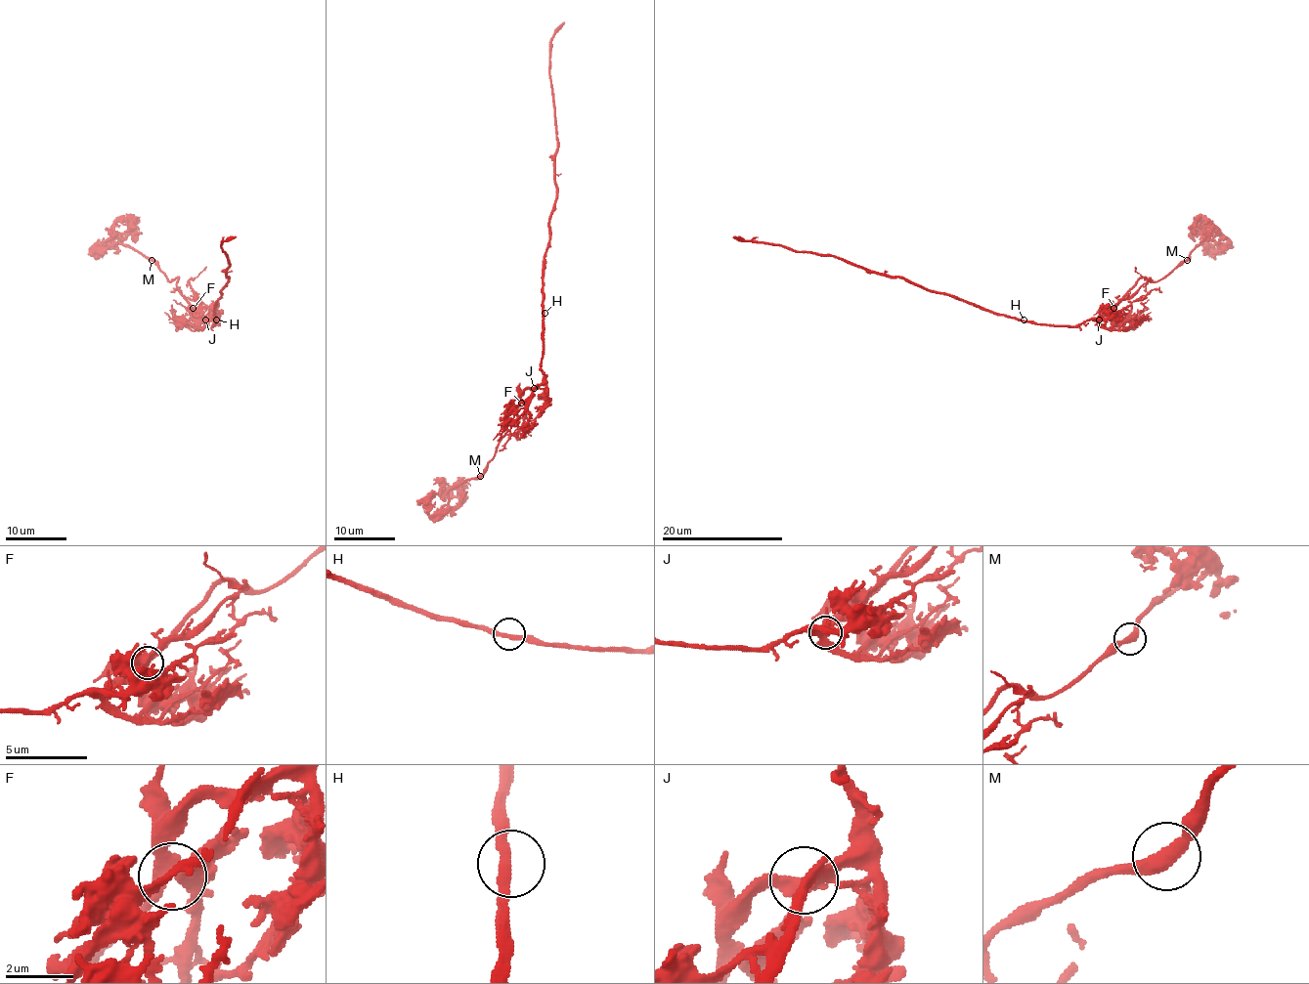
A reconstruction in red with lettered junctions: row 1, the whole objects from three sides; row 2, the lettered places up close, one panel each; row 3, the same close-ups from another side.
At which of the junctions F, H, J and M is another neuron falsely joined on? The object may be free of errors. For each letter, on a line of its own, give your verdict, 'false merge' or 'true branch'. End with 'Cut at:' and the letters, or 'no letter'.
F: true branch
H: true branch
J: true branch
M: true branch
Cut at: no letter

